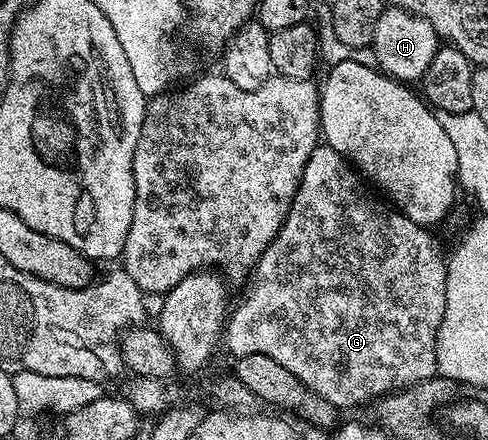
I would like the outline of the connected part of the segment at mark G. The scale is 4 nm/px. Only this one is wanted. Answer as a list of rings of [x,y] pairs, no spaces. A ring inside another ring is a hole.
[[[319,144],[308,156],[308,164],[304,168],[304,176],[298,185],[296,196],[292,200],[292,208],[288,208],[288,216],[280,228],[280,232],[268,244],[268,248],[254,265],[253,271],[245,287],[246,295],[238,302],[238,307],[229,311],[224,325],[224,346],[234,353],[235,359],[244,356],[272,356],[283,368],[288,368],[296,380],[303,382],[312,392],[324,396],[328,404],[339,408],[345,406],[362,406],[373,403],[383,394],[392,394],[395,390],[405,390],[407,386],[415,386],[435,377],[437,368],[437,333],[440,331],[440,322],[445,310],[445,280],[447,255],[438,247],[438,242],[433,238],[431,231],[425,226],[408,220],[402,211],[393,205],[387,204],[381,197],[373,198],[366,191],[367,183],[360,177],[359,171],[347,162],[340,152],[332,147]]]

